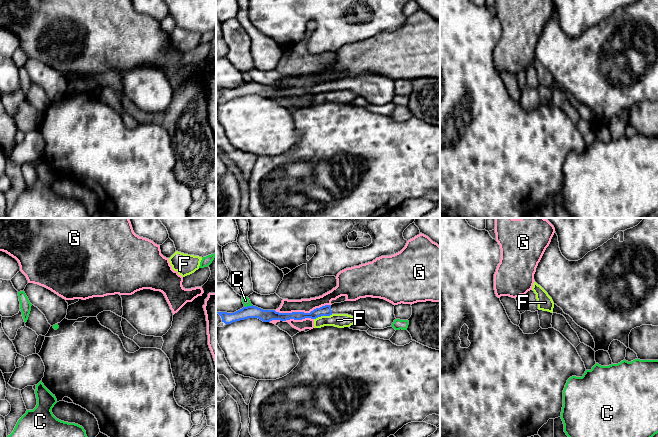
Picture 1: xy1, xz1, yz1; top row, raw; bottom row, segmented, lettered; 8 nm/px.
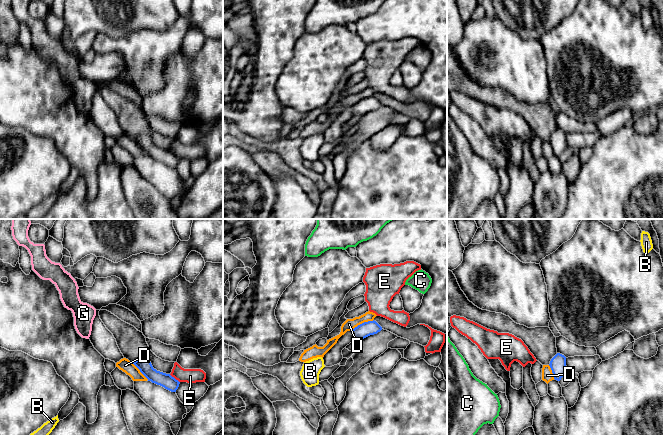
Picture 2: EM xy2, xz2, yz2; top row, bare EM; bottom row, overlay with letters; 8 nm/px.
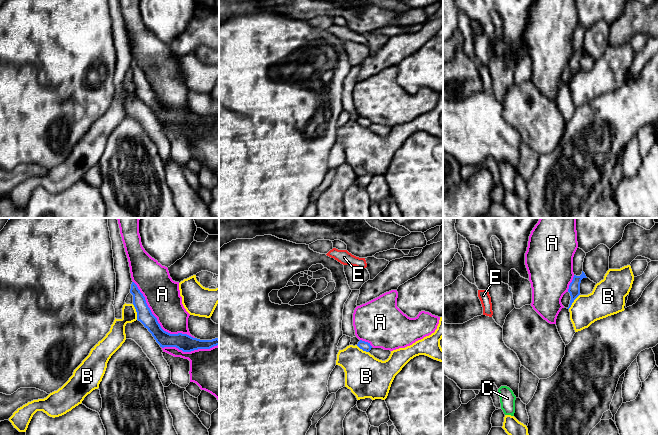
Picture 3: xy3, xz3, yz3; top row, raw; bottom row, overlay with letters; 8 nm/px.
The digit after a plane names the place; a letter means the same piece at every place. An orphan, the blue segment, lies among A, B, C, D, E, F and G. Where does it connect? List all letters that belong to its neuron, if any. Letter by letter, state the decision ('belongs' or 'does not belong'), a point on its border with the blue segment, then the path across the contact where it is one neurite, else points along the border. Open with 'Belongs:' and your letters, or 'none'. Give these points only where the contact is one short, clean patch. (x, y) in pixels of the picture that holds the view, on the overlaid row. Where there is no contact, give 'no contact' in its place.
Belongs: none
A: does not belong; contact xy3 (157, 321)
B: does not belong; contact xy3 (136, 311); border xy3 (132, 304), (137, 319)
C: does not belong; contact xz1 (248, 306)
D: does not belong; contact xz2 (362, 323)
E: does not belong; contact xy2 (173, 377)
F: does not belong; contact xz1 (323, 315); border xz1 (332, 314), (318, 316), (314, 319)
G: does not belong; contact xz1 (301, 312)

